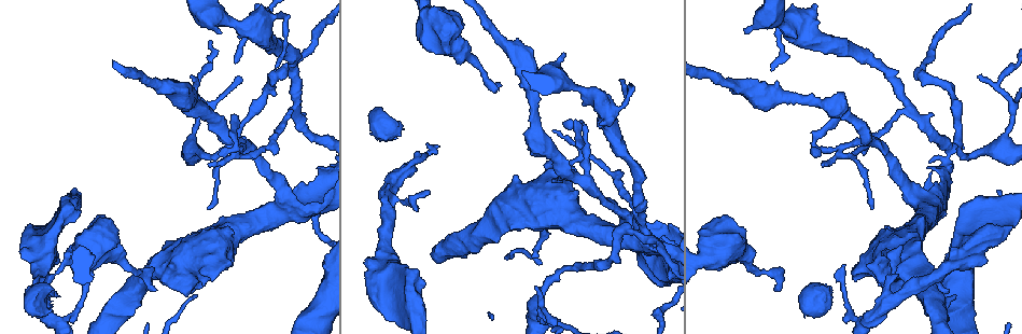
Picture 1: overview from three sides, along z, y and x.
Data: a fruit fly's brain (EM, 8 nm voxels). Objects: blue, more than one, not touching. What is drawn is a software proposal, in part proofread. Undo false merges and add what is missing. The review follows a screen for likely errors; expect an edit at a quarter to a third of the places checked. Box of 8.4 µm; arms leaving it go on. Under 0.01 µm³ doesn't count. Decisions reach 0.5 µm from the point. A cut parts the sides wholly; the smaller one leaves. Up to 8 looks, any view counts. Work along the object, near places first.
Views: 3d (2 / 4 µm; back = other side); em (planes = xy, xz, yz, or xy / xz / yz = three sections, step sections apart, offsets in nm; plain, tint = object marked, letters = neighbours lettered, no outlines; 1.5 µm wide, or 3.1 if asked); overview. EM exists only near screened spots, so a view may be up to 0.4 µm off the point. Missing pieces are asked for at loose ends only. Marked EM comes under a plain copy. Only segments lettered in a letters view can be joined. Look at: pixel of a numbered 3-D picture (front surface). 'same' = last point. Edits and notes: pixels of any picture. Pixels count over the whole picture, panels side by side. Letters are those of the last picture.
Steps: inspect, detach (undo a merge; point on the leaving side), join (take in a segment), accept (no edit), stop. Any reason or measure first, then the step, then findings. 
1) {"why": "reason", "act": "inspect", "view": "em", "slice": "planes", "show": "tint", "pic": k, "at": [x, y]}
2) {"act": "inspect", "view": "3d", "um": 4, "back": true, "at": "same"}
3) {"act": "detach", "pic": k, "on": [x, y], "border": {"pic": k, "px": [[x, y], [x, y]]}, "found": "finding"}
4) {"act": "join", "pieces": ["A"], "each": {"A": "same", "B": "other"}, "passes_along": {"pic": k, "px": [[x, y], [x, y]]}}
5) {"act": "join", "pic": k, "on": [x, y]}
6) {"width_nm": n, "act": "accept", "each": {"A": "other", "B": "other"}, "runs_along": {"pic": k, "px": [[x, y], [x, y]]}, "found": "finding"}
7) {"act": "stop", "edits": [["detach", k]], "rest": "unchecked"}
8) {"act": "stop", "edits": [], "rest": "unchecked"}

{"act": "inspect", "view": "em", "slice": "planes", "show": "letters", "pic": 1, "at": [386, 200]}

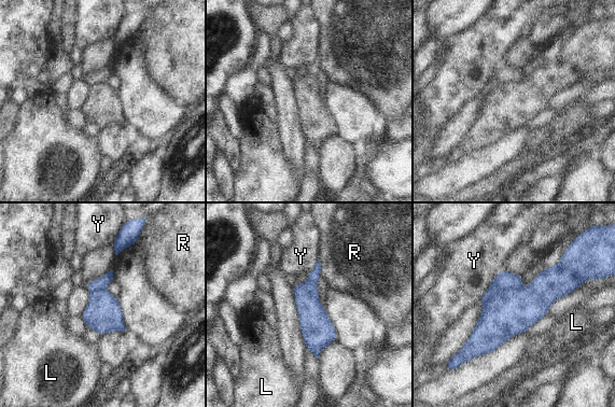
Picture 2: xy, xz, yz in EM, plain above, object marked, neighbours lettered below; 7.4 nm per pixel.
{"act": "detach", "pic": 2, "on": [504, 280], "each": {"L": "other", "R": "other", "Y": "other"}, "border": {"pic": 2, "px": [[519, 288], [498, 292], [483, 308]]}, "found": "a second neuron is stuck on"}

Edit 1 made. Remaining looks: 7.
{"why": "thick turns thin", "act": "inspect", "view": "em", "slice": "planes", "show": "tint", "pic": 1, "at": [780, 95]}

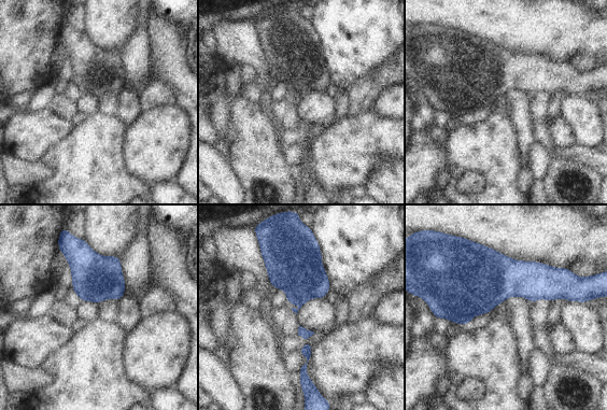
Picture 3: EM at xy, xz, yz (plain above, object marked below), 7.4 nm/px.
{"why": "what lies round it", "act": "inspect", "view": "em", "slice": "planes", "show": "letters", "at": "same"}

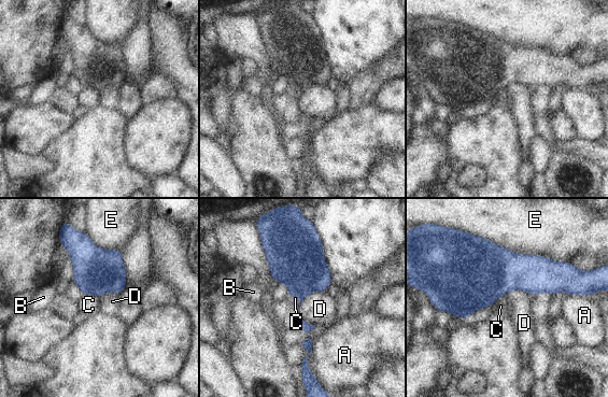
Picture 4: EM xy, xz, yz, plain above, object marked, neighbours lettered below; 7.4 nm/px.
{"act": "accept", "each": {"A": "other", "B": "other", "C": "other", "D": "other", "E": "other"}, "found": "one neuron here"}

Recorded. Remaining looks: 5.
{"why": "free end", "act": "inspect", "view": "em", "slice": "planes", "show": "letters", "pic": 1, "at": [657, 308]}

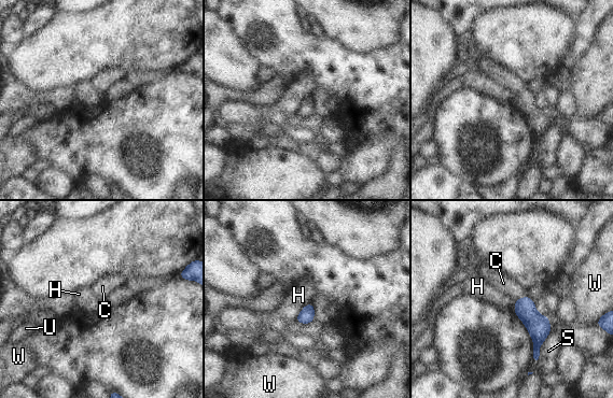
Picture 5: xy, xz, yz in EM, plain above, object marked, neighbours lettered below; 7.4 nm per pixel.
{"longest_contact_nm": ["S", 260], "act": "join", "pieces": ["C"], "each": {"C": "same", "H": "other", "S": "other", "U": "other", "W": "other"}, "passes_along": {"pic": 5, "px": [[538, 325], [521, 297], [503, 283]]}, "found": "it goes on there"}

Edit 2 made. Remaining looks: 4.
{"why": "arms part here", "act": "inspect", "view": "em", "slice": "planes", "show": "letters", "pic": 1, "at": [189, 152]}

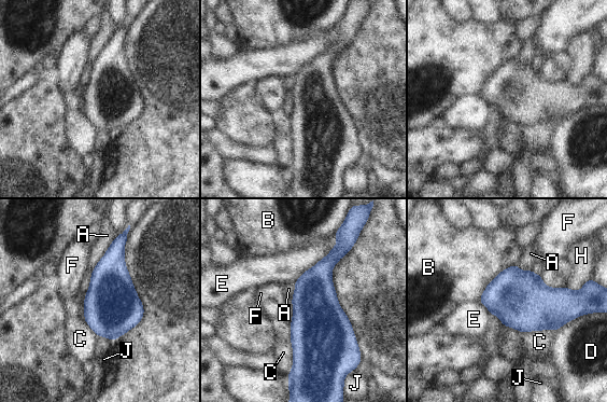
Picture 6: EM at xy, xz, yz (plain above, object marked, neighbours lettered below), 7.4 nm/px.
{"act": "accept", "each": {"A": "other", "B": "other", "C": "other", "D": "other", "E": "other", "F": "other", "H": "other", "J": "other"}, "border": {"pic": 6, "px": [[116, 235], [106, 253], [90, 272]]}, "found": "all the same neuron"}

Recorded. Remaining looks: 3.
{"act": "stop", "edits": [["detach", 2], ["join", 5]], "rest": "unchecked"}

